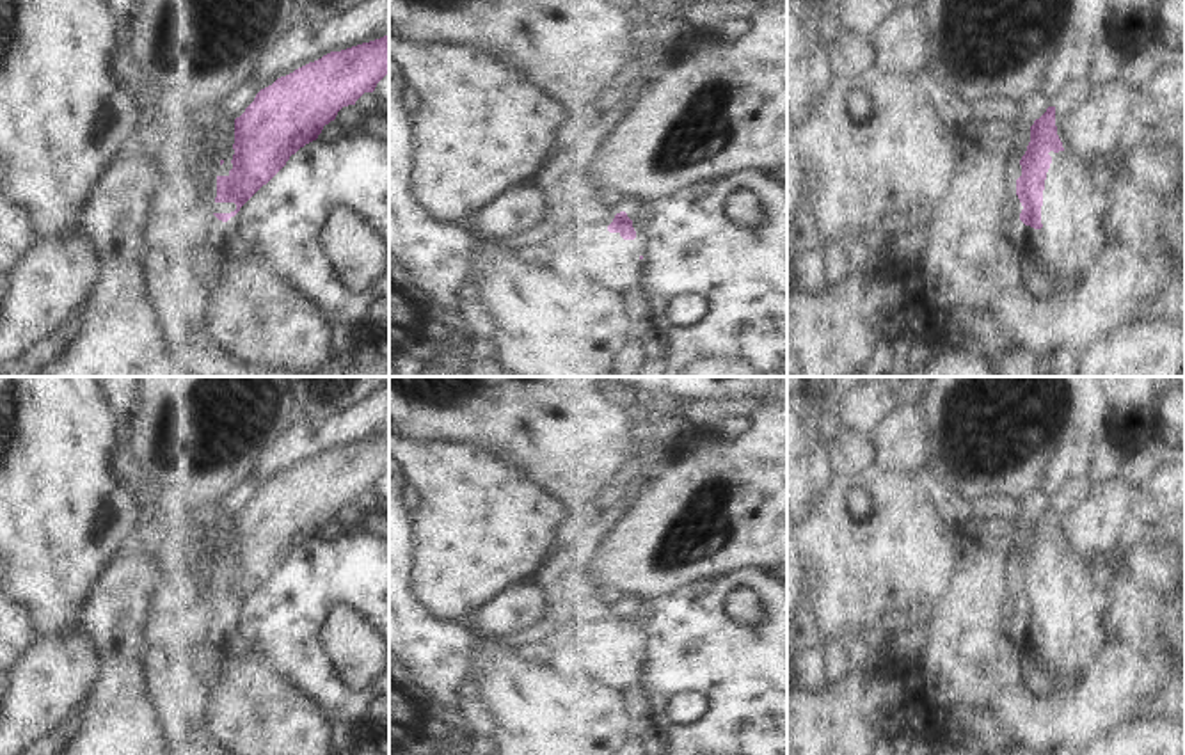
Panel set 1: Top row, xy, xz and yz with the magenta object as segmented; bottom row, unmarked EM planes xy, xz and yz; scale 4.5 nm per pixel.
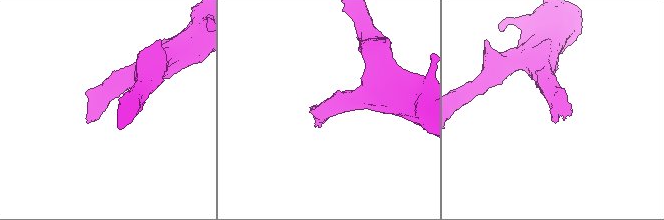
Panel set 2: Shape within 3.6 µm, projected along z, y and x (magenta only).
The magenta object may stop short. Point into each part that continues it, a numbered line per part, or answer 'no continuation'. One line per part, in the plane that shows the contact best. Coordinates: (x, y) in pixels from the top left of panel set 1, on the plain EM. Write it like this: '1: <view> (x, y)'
1: xz (578, 601)

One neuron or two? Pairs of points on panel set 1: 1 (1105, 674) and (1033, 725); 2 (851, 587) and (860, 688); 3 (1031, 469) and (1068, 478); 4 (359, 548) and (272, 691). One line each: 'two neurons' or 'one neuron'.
1: one neuron
2: two neurons
3: two neurons
4: two neurons

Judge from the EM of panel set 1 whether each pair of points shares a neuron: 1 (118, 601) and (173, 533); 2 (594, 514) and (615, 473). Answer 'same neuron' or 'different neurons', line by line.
1: different neurons
2: same neuron

